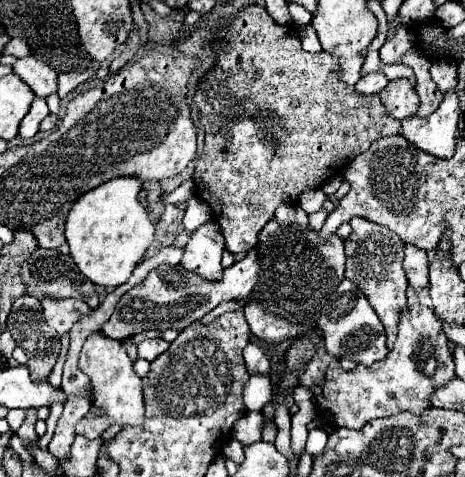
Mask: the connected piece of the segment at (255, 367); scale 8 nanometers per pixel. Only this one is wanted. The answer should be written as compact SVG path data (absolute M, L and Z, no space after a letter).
M247 343L247 347L243 349L243 357L249 375L269 375L269 359L259 345Z

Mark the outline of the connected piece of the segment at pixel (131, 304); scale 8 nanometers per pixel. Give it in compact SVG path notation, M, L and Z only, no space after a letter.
M257 247L249 249L247 255L241 261L237 261L233 267L227 267L223 273L223 281L217 281L217 283L205 281L203 277L199 277L183 267L161 265L161 267L149 271L149 275L139 285L135 285L127 295L121 297L121 301L115 307L115 313L99 329L99 333L103 333L109 339L123 341L129 335L149 331L149 329L183 331L193 321L201 319L207 311L215 309L221 301L245 299L257 285L259 273L261 273L261 259L259 259Z

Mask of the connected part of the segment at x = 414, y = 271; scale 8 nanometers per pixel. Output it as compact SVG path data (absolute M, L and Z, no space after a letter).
M405 245L403 269L405 269L405 275L407 275L411 289L421 291L429 285L429 279L427 279L429 261L427 261L427 253L423 249L417 249L413 245Z

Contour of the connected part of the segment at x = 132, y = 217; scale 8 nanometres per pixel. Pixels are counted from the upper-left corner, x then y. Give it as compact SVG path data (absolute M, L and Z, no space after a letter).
M117 177L95 187L73 203L67 215L65 237L75 265L91 283L107 289L123 285L131 277L139 259L155 241L155 225L139 201L139 193L139 179Z

